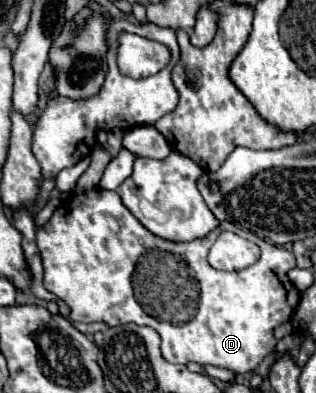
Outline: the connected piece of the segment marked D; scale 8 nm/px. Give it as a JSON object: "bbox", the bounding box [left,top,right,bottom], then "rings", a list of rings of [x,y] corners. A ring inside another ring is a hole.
{"bbox":[36,187,300,375],"rings":[[[96,187],[90,193],[70,195],[66,201],[62,201],[60,209],[54,211],[52,219],[36,233],[36,245],[44,263],[44,287],[70,307],[70,323],[104,321],[108,325],[148,325],[162,337],[162,357],[168,363],[184,365],[194,361],[244,375],[254,371],[258,363],[276,349],[278,339],[274,329],[290,321],[300,301],[300,293],[296,293],[296,287],[292,281],[288,281],[286,275],[292,267],[296,267],[296,259],[290,251],[270,245],[258,239],[254,233],[242,231],[240,227],[232,225],[230,229],[246,239],[252,239],[260,247],[262,255],[260,261],[248,269],[236,273],[220,273],[206,261],[208,249],[222,233],[220,227],[202,239],[194,239],[190,243],[172,243],[152,235],[124,207],[116,191],[104,191]]]}

